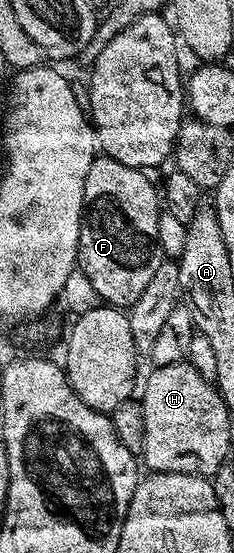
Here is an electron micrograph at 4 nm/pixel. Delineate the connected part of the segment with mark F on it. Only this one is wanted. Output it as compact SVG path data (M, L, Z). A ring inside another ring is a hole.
M100 154L89 165L83 190L83 216L79 222L78 270L89 277L104 304L129 309L145 293L157 265L165 261L157 241L161 191L150 187L146 170L121 165L108 155Z

